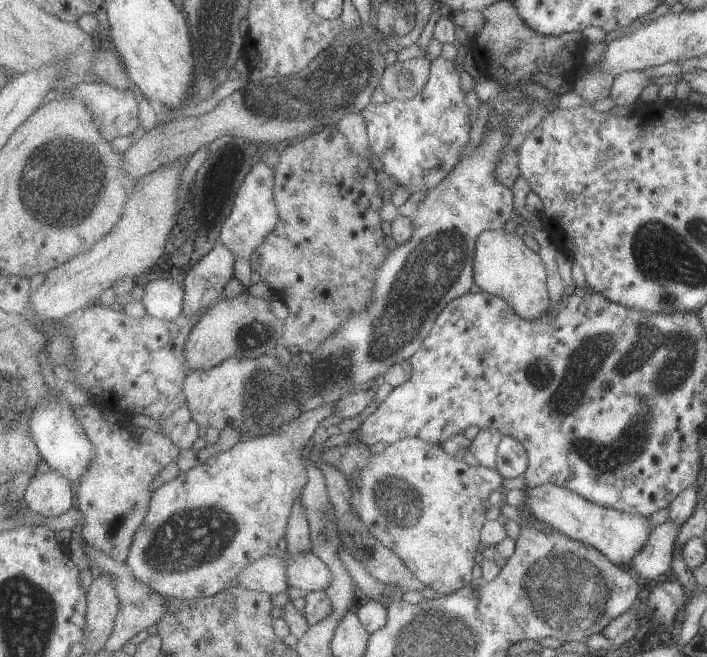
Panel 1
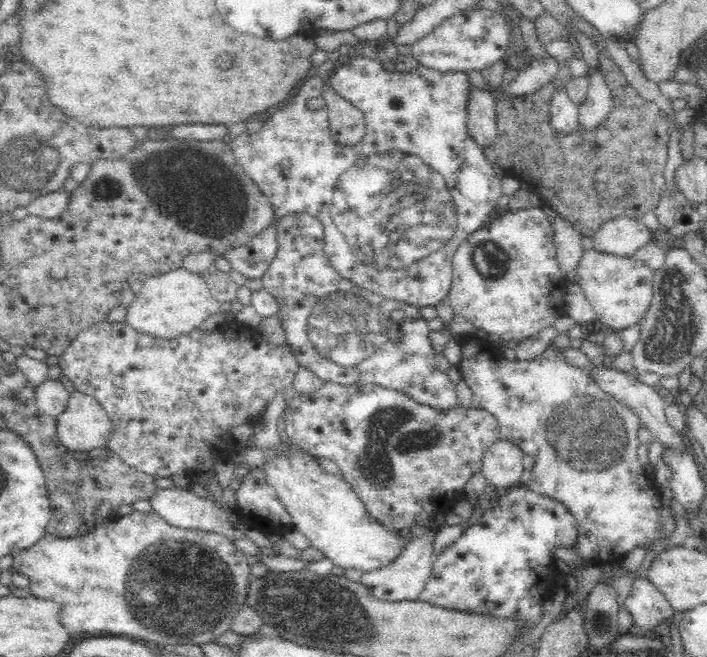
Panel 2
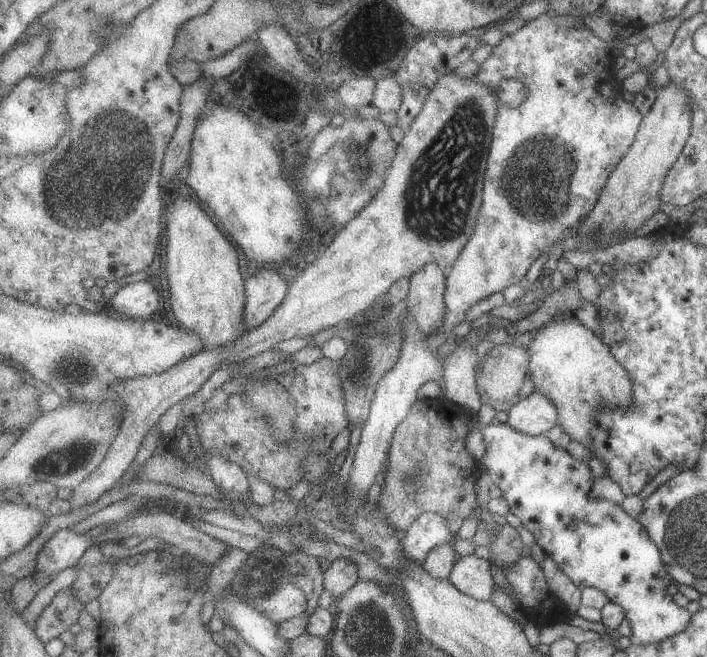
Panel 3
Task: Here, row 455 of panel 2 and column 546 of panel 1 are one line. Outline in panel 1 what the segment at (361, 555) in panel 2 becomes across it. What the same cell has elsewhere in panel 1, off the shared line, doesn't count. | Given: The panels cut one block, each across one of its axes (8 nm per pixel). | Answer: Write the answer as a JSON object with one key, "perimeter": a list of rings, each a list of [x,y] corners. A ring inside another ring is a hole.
{"perimeter":[[[511,226],[503,229],[486,229],[478,239],[476,254],[474,259],[474,280],[482,291],[499,296],[507,300],[513,309],[523,318],[534,320],[543,317],[551,310],[551,296],[548,290],[548,269],[546,268],[545,257],[538,251],[533,251],[525,240]]]}

